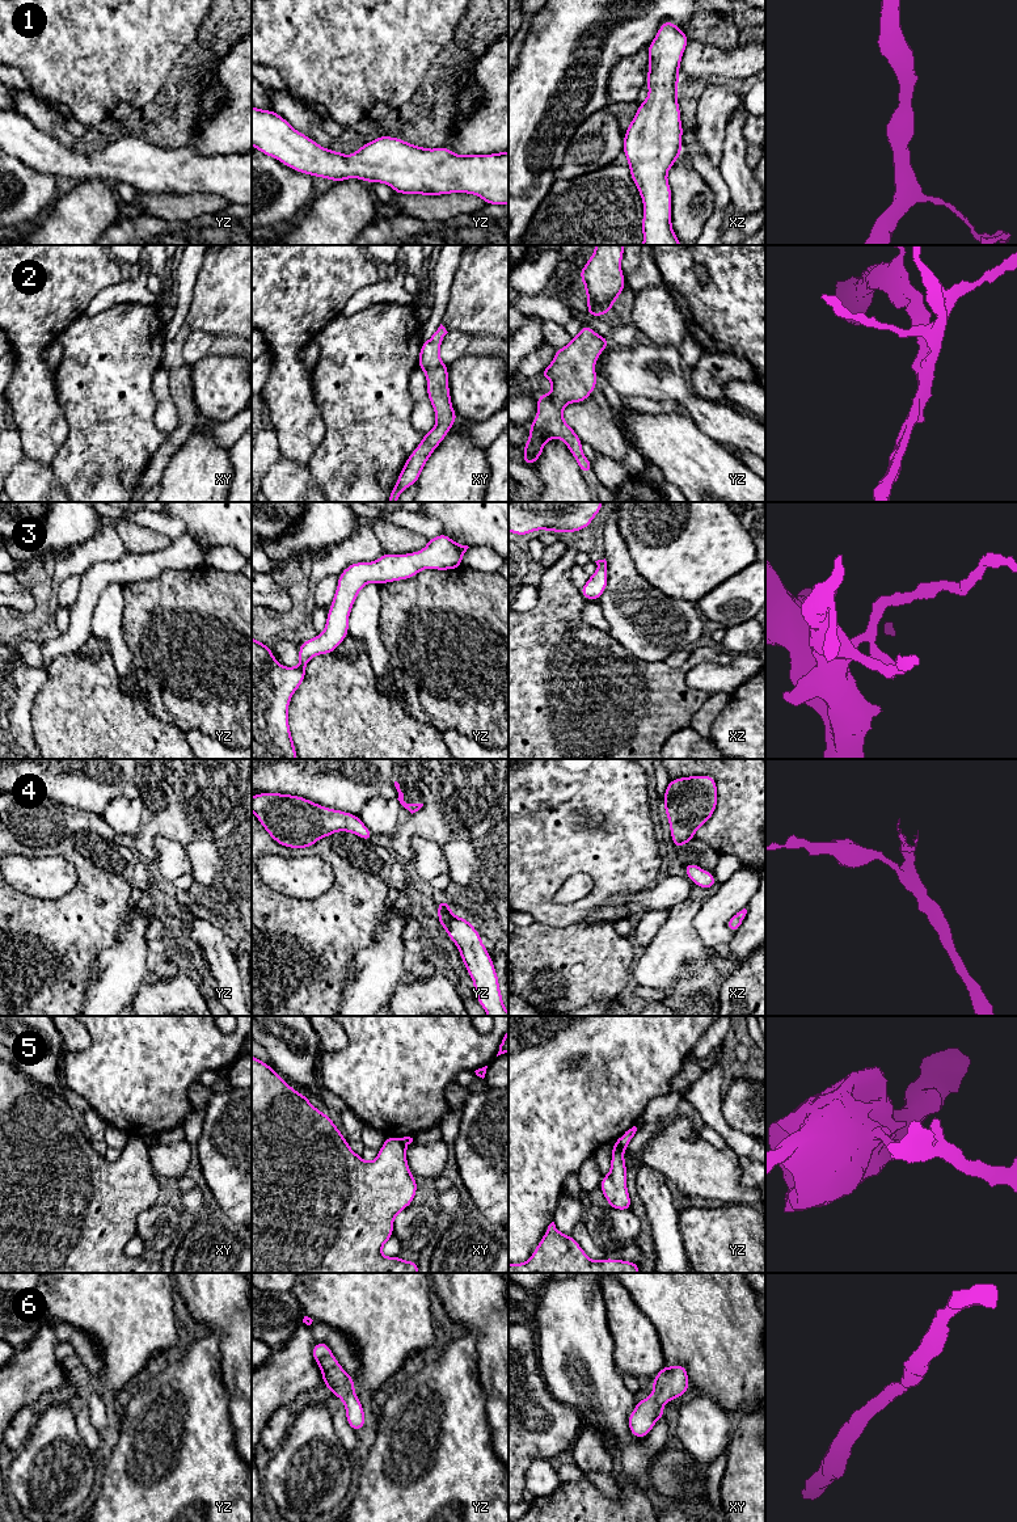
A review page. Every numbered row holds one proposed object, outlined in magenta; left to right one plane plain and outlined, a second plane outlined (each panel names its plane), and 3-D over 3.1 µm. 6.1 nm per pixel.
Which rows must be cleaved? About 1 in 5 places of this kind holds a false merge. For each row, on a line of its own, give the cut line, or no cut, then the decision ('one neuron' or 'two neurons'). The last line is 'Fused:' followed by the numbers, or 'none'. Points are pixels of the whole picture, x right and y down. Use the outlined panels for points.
1: cut none; one neuron
2: cut none; one neuron
3: cut none; one neuron
4: cut none; one neuron
5: cut yz (616, 1141), (625, 1147); two neurons
6: cut none; one neuron
Fused: 5

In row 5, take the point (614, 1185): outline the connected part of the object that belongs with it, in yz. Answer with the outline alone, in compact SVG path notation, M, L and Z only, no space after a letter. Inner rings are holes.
M613 1142L611 1171L602 1177L600 1189L608 1205L615 1210L632 1210L632 1201L626 1188L625 1147Z

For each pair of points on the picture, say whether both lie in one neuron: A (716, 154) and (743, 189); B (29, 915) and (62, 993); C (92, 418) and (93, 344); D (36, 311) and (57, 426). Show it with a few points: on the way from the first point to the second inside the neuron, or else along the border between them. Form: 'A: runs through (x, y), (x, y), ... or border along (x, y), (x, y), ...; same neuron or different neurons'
A: border along (726, 129), (722, 157), (717, 165); different neurons
B: runs through (47, 935), (67, 955), (66, 965), (60, 973); same neuron
C: runs through (93, 400), (93, 362); same neuron
D: runs through (32, 340), (33, 399); same neuron

